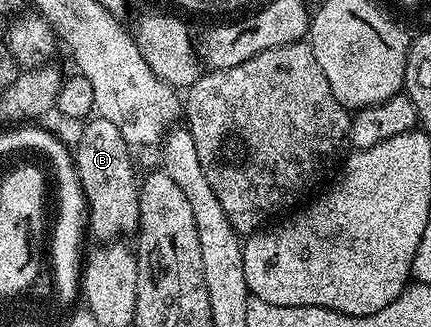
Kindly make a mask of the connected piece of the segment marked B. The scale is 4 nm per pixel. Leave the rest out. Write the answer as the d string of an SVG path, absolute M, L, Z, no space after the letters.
M98 115L92 116L80 128L77 134L79 146L73 149L73 160L75 171L80 180L81 187L84 189L84 197L87 200L87 226L90 236L91 233L96 237L99 243L115 243L126 233L134 234L139 228L139 187L140 182L135 181L135 165L131 162L132 146L117 131L117 126L109 123L109 119Z

